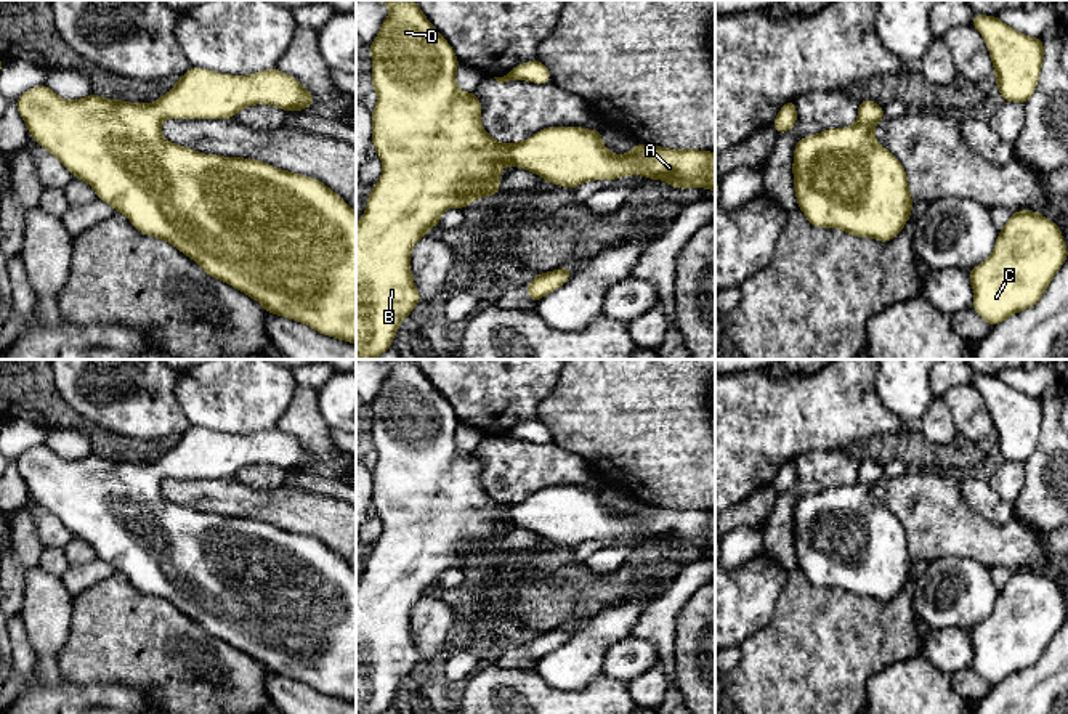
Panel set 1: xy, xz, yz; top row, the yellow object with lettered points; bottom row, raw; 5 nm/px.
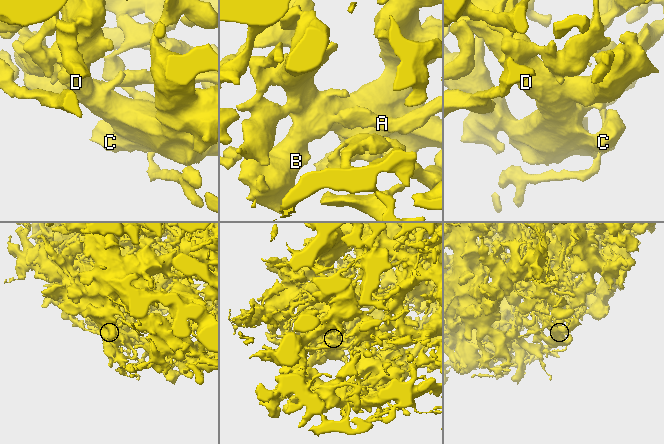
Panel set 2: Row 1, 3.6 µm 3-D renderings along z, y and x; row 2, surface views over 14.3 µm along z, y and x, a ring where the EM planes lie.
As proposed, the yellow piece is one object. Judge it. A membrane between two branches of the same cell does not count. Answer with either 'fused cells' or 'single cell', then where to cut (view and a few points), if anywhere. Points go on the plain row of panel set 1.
single cell | no cut

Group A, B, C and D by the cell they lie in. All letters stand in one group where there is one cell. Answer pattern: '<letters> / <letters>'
A B C D

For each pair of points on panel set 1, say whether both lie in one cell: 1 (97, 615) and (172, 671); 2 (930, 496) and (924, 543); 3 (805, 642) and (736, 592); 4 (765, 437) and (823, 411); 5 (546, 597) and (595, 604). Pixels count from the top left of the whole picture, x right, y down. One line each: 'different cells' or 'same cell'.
1: same cell
2: same cell
3: different cells
4: same cell
5: same cell

